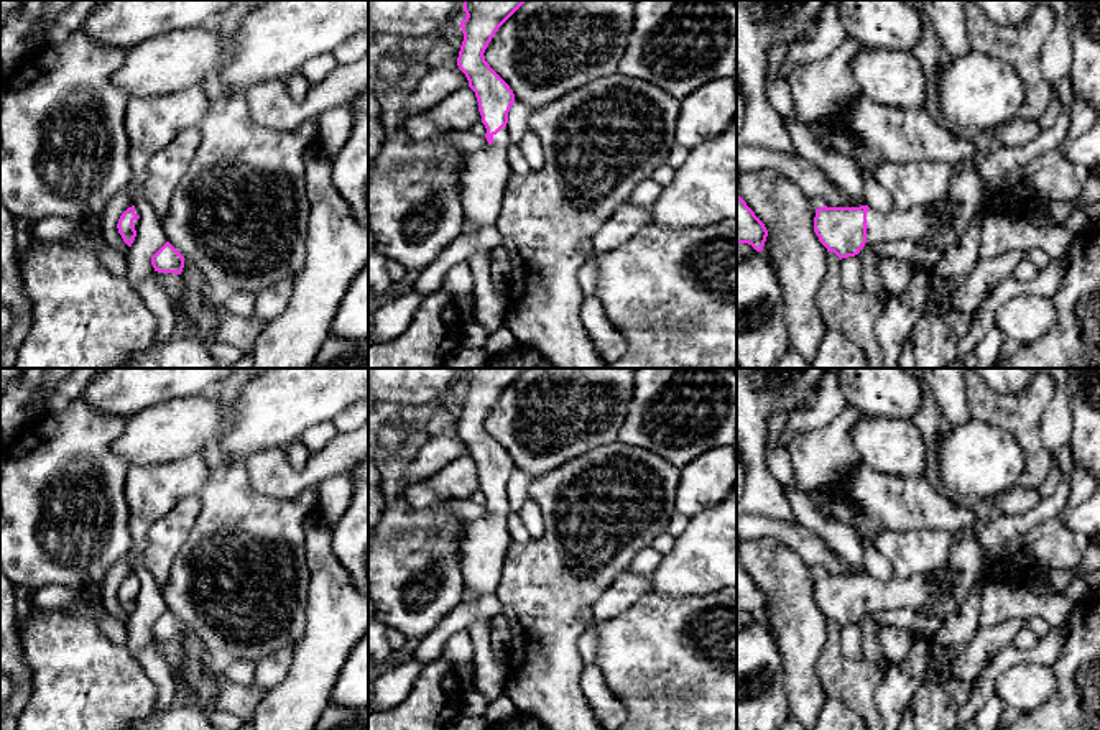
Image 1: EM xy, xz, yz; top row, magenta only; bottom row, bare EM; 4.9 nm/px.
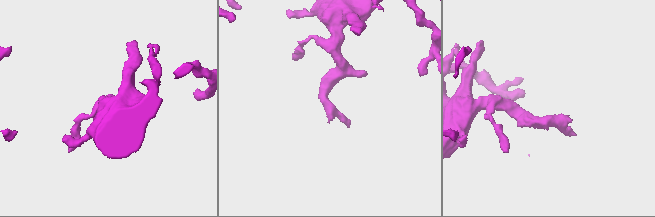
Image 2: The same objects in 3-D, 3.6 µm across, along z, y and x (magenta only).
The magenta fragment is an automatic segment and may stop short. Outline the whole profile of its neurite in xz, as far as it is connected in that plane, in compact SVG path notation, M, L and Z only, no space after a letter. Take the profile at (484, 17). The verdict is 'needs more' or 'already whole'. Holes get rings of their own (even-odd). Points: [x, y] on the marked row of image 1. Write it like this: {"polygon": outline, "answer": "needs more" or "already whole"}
{"polygon": "M464 0L465 18L460 21L464 41L459 51L457 66L465 74L469 87L475 92L482 123L487 128L488 145L477 153L467 153L459 169L462 219L472 222L478 230L495 225L501 209L501 192L511 176L508 166L508 112L515 102L510 85L485 61L485 49L498 28L525 3L526 0Z", "answer": "needs more"}

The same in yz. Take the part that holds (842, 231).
{"polygon": "M936 204L916 206L909 210L893 209L888 215L868 206L819 207L814 232L827 252L840 260L855 256L867 243L894 240L922 240L929 230L949 222L949 215Z", "answer": "needs more"}

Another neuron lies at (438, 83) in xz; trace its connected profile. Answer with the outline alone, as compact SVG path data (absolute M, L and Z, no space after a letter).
M429 67L404 100L401 113L409 117L426 112L465 85L469 81L459 67Z

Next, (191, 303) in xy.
M184 260L184 268L179 275L184 284L184 294L178 304L178 316L183 319L197 319L204 307L206 280L197 266Z

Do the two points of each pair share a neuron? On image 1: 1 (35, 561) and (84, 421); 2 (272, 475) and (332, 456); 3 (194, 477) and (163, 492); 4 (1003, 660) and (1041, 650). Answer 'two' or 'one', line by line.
1: one
2: one
3: one
4: one

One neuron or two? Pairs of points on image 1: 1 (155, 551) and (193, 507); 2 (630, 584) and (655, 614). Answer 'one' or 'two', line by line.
1: one
2: two

